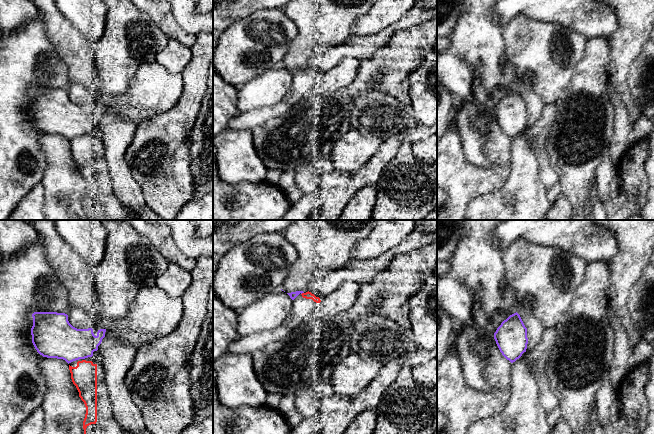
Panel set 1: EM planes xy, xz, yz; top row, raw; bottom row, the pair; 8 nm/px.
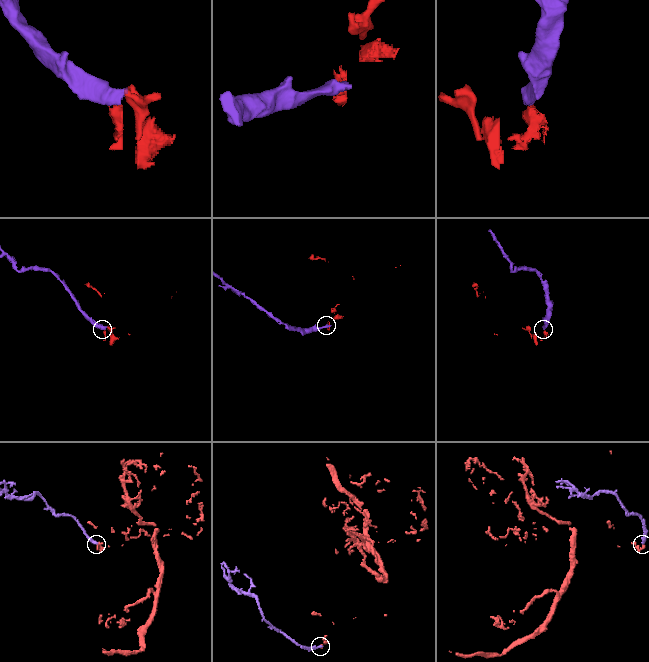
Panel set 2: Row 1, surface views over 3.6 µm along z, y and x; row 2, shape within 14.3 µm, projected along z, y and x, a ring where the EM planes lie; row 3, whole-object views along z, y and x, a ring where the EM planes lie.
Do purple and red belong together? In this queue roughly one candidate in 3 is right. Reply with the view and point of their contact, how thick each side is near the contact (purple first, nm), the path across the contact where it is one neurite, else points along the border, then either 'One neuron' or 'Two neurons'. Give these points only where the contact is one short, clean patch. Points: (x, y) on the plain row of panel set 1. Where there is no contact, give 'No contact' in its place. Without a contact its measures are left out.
Touches purple at xz (302, 68). Thickness 60 nm (purple) against 60 nm. Two neurons

